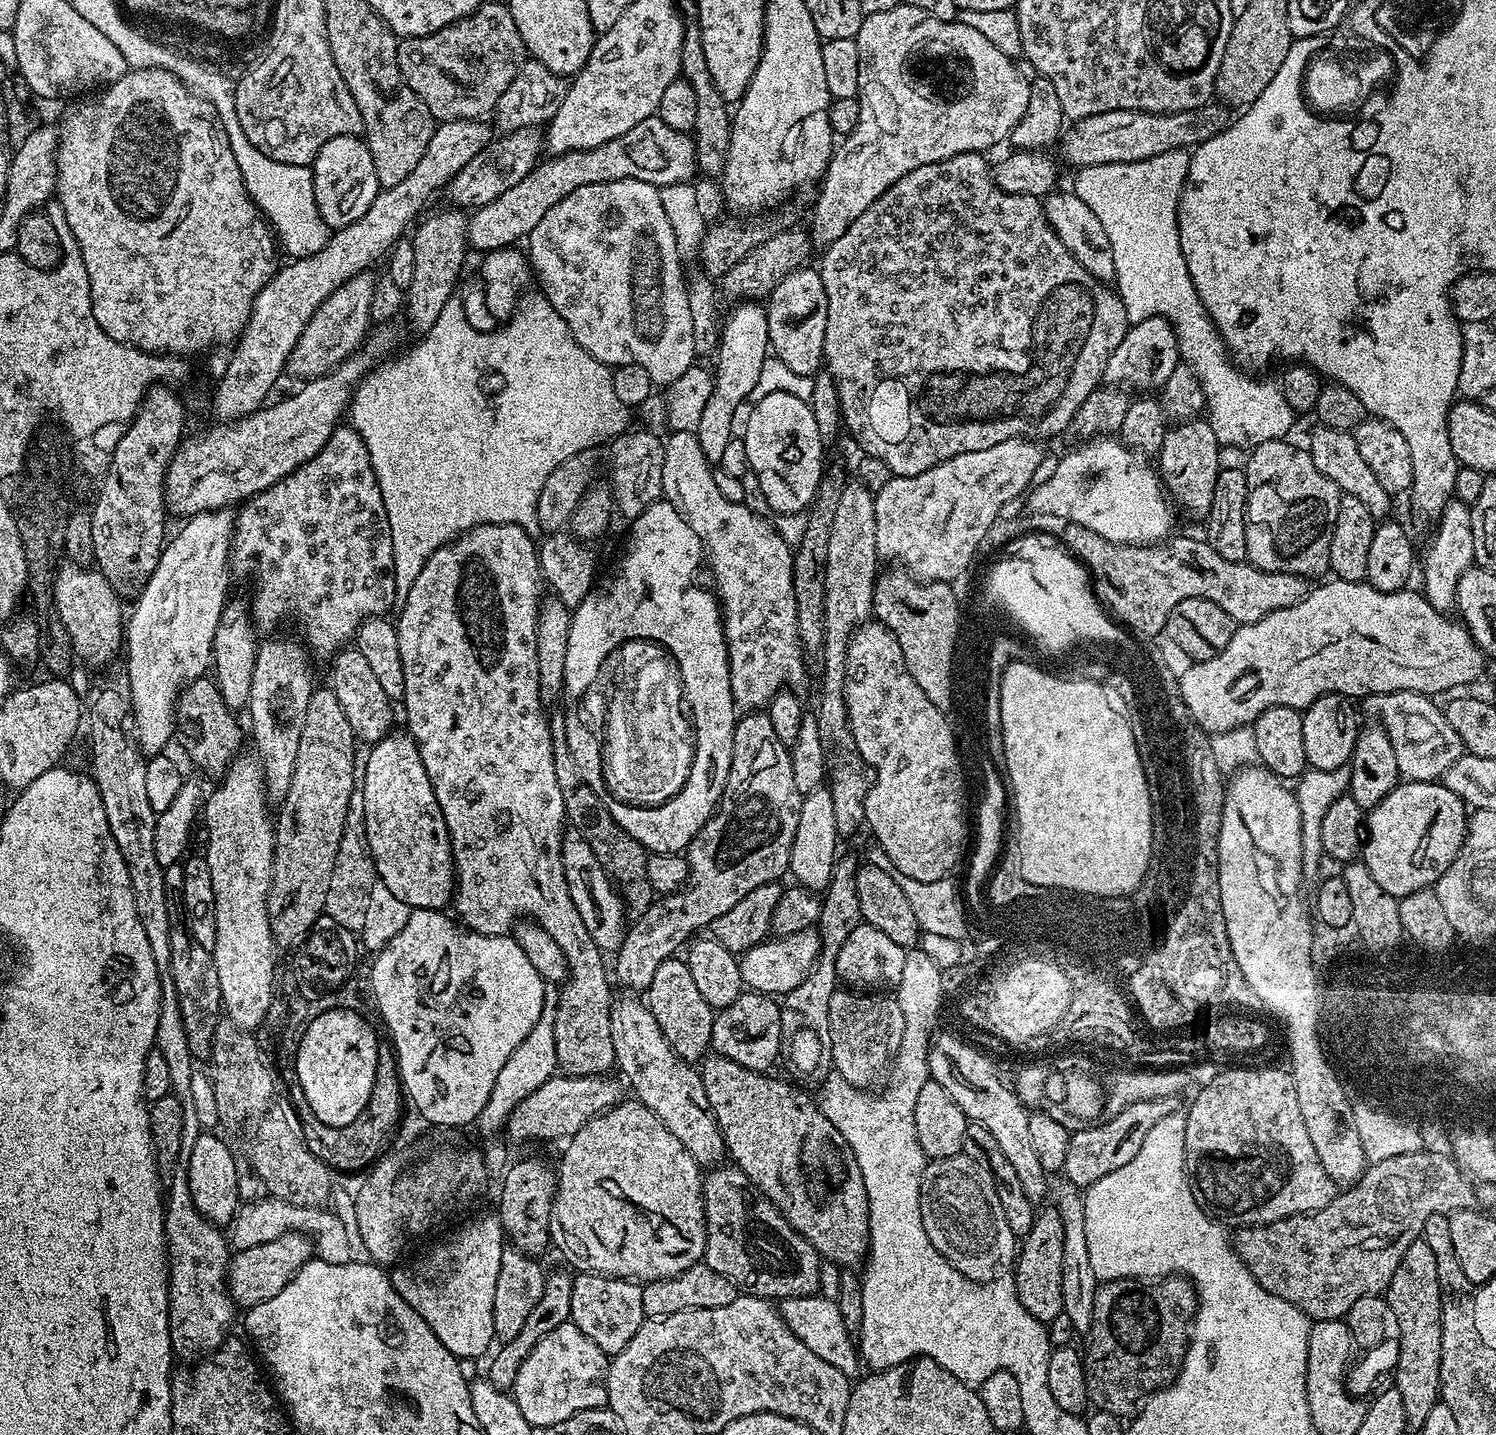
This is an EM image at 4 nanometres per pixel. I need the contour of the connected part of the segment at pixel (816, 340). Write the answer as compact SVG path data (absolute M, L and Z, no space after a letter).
M812 266L795 268L766 298L769 322L769 349L796 374L815 377L824 362L826 338L826 286L822 286L819 271Z

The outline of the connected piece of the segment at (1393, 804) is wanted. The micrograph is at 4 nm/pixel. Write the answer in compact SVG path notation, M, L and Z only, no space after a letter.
M1401 782L1367 813L1364 865L1374 874L1378 886L1391 896L1399 898L1414 894L1414 890L1431 888L1454 862L1468 833L1469 815L1464 800L1454 790L1446 790L1442 782Z

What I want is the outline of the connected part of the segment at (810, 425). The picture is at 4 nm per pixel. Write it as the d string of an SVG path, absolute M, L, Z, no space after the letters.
M780 392L767 394L751 406L752 413L744 424L742 438L746 442L748 467L758 476L758 485L761 487L761 494L765 496L767 507L776 514L804 512L811 505L812 499L816 497L816 491L826 467L826 459L824 460L826 446L820 440L812 408L806 400Z

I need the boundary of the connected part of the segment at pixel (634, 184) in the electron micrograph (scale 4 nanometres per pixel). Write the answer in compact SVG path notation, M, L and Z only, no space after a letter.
M622 178L618 182L598 182L594 186L578 186L574 194L566 194L558 206L550 206L546 214L542 217L542 222L534 226L534 230L526 238L526 255L530 261L531 271L540 279L539 291L544 293L544 297L562 314L562 322L570 326L570 334L598 362L609 366L619 366L622 364L637 364L650 374L653 385L667 386L674 382L674 378L679 378L681 374L686 374L686 370L697 359L698 353L694 346L694 318L690 318L690 298L688 297L688 286L686 283L685 265L678 254L678 246L674 242L674 230L670 230L670 222L666 219L666 210L662 210L662 198L660 188L654 184L638 182L634 178Z

